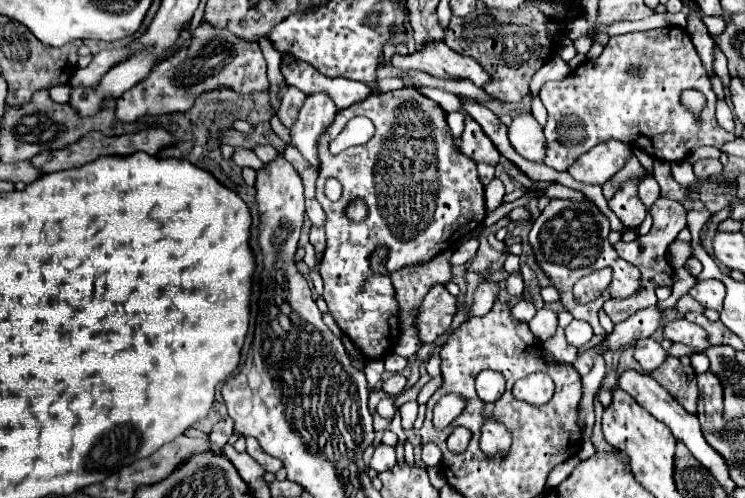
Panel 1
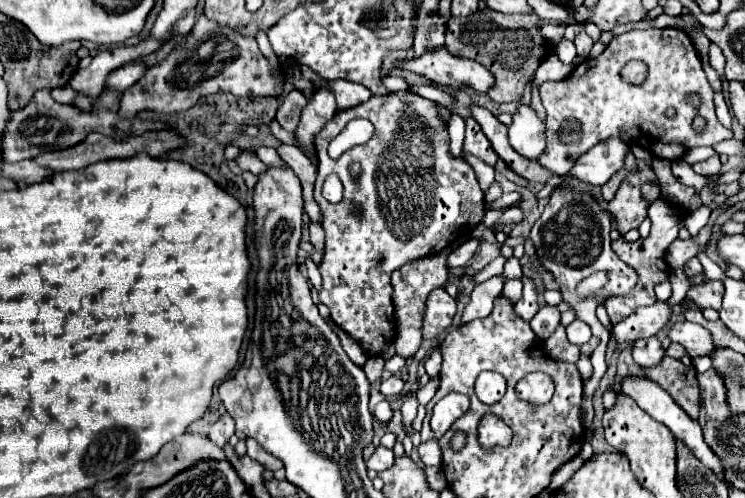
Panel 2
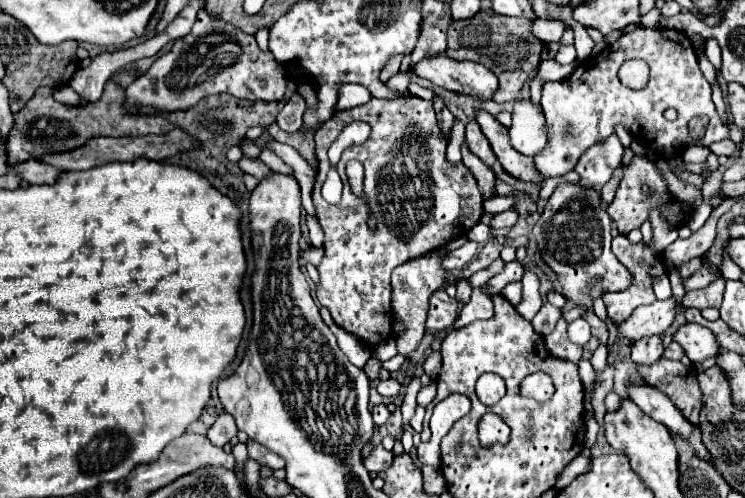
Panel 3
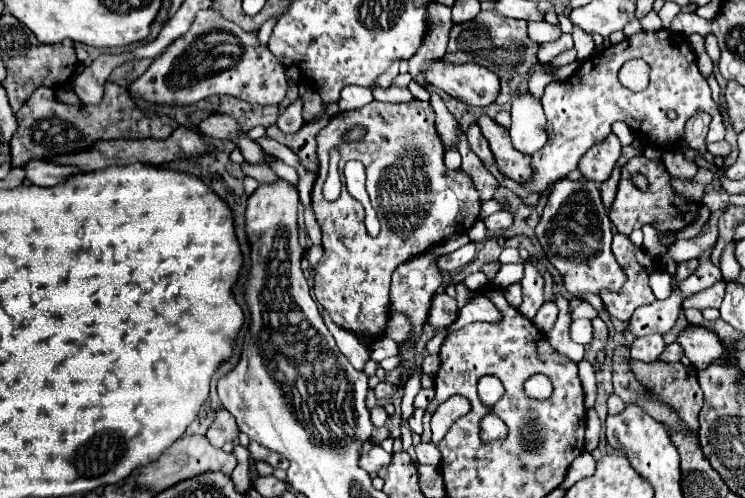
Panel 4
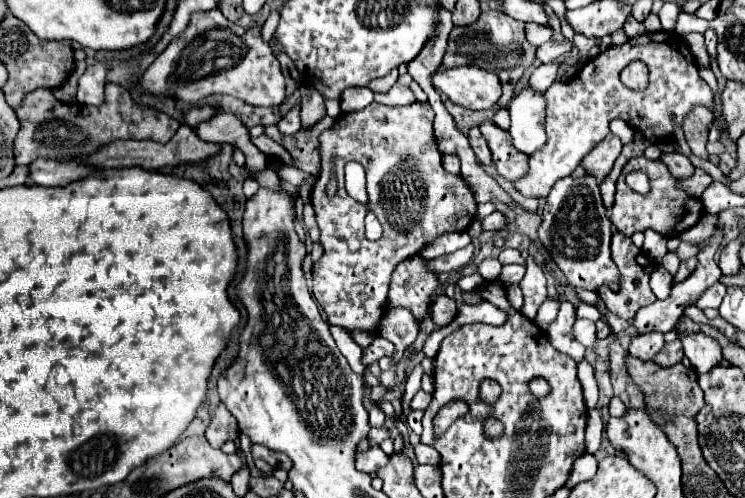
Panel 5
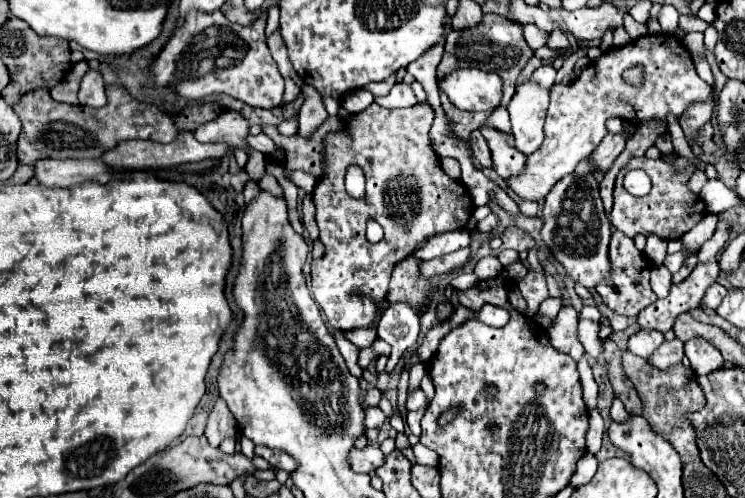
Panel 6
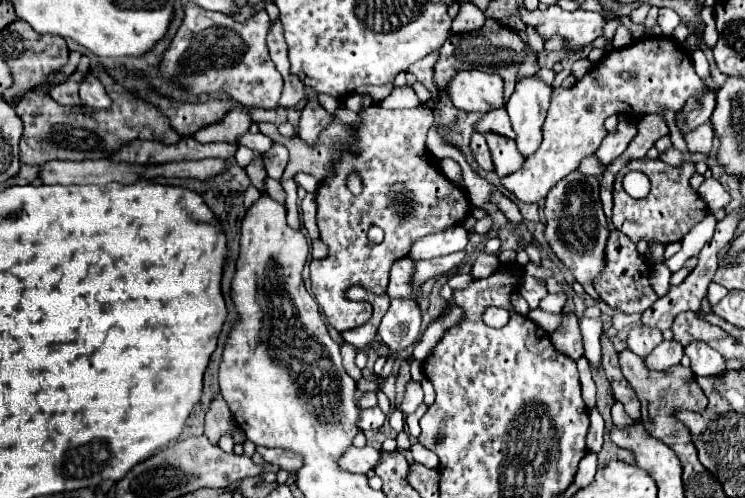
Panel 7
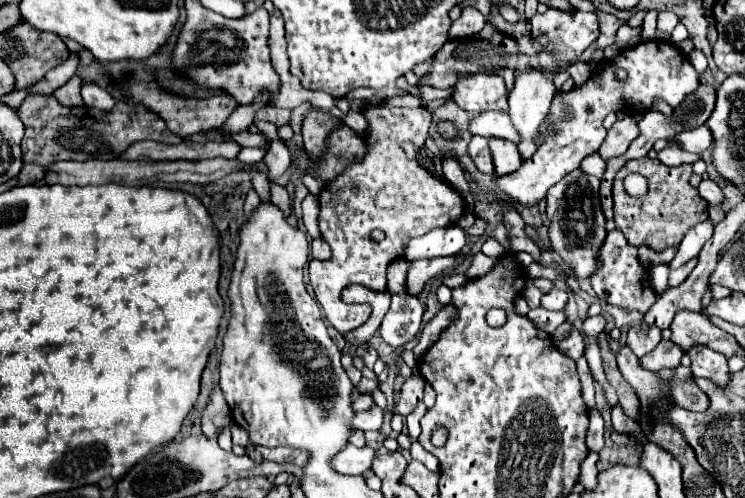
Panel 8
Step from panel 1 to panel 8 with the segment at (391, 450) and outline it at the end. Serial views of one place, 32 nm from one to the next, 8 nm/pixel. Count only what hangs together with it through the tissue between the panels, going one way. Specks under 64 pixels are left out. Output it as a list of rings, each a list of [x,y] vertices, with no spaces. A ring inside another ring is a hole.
[[[348,444],[340,456],[336,456],[332,460],[332,466],[342,472],[342,474],[364,474],[372,468],[372,462],[376,458],[376,450],[370,446],[364,448],[356,448],[352,444]]]

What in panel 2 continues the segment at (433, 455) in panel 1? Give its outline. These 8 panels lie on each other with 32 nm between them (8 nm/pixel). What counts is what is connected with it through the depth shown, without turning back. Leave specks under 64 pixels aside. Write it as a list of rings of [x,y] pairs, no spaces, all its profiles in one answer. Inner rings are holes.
[[[430,440],[430,442],[420,444],[418,452],[420,452],[420,460],[422,460],[426,466],[440,466],[442,452],[440,452],[440,446],[438,446],[436,440]]]

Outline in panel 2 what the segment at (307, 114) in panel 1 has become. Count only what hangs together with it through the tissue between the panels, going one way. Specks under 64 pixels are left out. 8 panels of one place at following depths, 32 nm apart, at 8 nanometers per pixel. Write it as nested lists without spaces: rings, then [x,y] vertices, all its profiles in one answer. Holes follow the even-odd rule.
[[[316,90],[304,106],[304,112],[300,114],[300,124],[294,130],[298,148],[310,158],[312,164],[316,164],[316,136],[332,120],[336,114],[336,102],[334,96],[328,90]]]

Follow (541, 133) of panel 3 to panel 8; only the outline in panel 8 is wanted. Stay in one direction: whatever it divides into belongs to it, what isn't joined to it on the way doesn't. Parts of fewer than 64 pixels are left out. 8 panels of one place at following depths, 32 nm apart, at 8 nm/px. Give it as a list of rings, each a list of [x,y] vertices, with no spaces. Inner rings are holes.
[[[540,72],[520,74],[514,82],[514,90],[508,98],[508,114],[520,134],[518,152],[524,160],[528,160],[538,148],[538,128],[550,110],[554,92],[554,84],[546,80]]]

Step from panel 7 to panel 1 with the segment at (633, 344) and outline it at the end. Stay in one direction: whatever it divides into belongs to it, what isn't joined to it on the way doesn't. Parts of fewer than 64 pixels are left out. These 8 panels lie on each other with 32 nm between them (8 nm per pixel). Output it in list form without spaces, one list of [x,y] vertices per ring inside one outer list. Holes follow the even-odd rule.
[[[644,338],[644,340],[638,340],[634,344],[634,358],[640,362],[640,366],[644,368],[644,372],[654,372],[658,368],[658,364],[662,364],[666,360],[666,352],[664,348],[660,346],[660,342],[656,342],[654,338]]]

